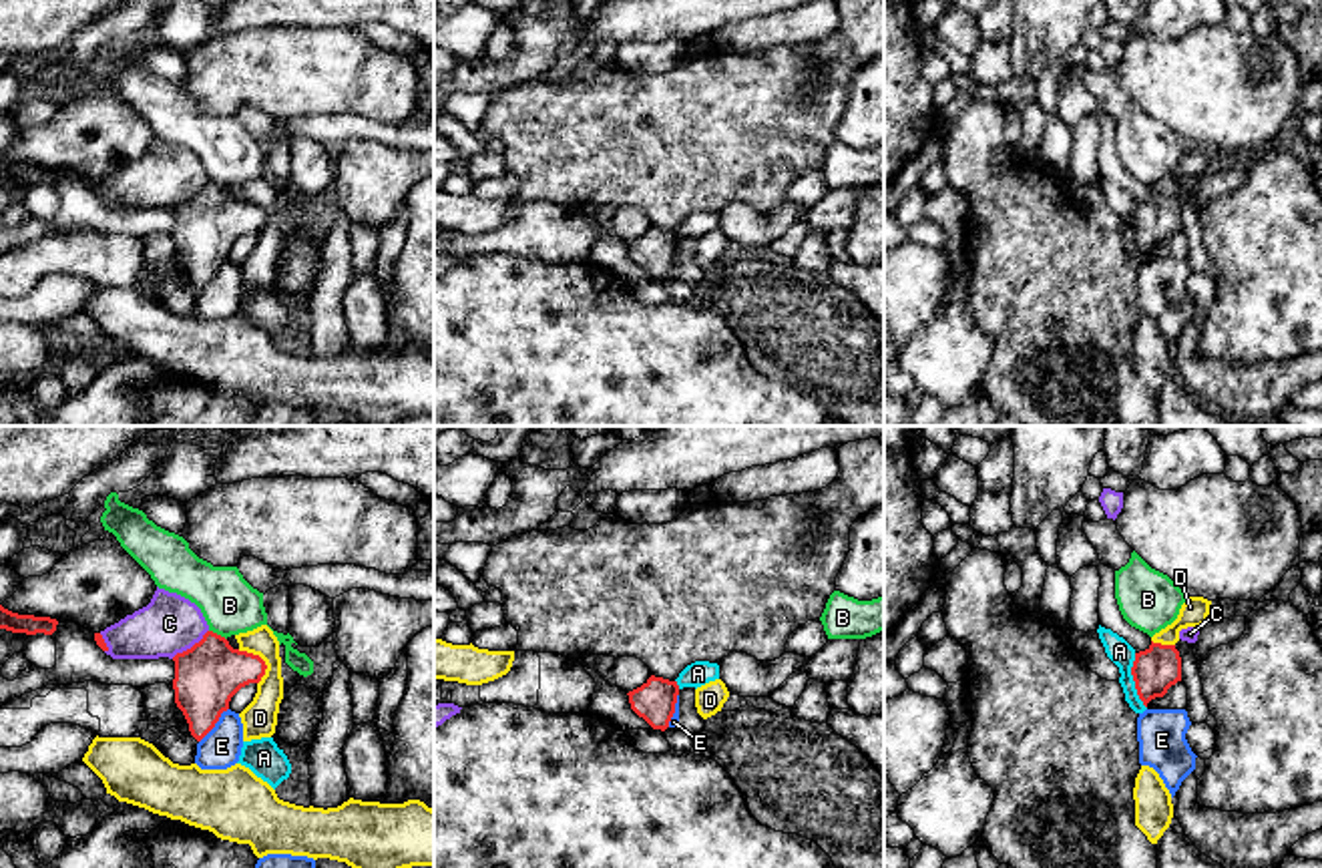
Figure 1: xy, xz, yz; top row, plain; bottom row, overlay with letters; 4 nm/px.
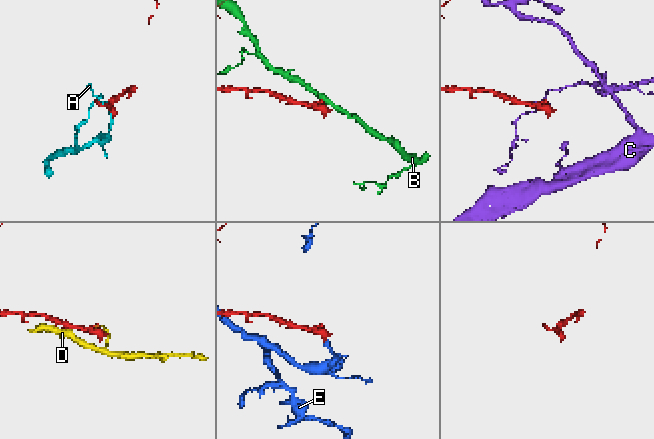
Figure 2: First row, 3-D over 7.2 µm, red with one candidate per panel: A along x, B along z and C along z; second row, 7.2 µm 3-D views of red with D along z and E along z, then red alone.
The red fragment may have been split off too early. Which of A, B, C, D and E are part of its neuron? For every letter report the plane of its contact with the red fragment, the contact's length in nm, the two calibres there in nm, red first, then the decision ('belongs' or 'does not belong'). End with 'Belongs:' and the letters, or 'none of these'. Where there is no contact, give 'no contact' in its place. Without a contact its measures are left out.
A: contact in yz; length 220 nm; calibres 180 and 100 nm; does not belong
B: contact in xy; length 80 nm; calibres 260 and 220 nm; does not belong
C: contact in xy; length 190 nm; calibres 260 and 240 nm; does not belong
D: contact in xy; length 170 nm; calibres 260 and 140 nm; does not belong
E: contact in xy; length 180 nm; calibres 260 and 160 nm; does not belong
Belongs: none of these

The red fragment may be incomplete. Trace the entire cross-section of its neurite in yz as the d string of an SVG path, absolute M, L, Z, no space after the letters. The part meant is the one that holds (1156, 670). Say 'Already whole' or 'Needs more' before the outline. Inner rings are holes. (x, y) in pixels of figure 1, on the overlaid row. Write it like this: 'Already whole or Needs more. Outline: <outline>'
Already whole. Outline: M1153 643L1135 653L1131 667L1135 689L1143 705L1163 697L1171 685L1181 681L1181 657L1175 645Z

